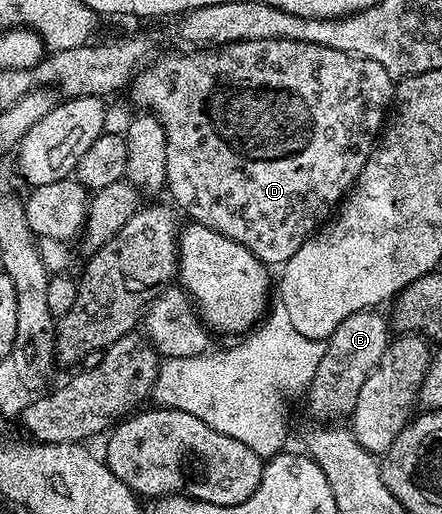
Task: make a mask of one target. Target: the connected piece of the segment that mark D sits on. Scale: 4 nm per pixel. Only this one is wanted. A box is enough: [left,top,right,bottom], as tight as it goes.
[127,39,395,267]

